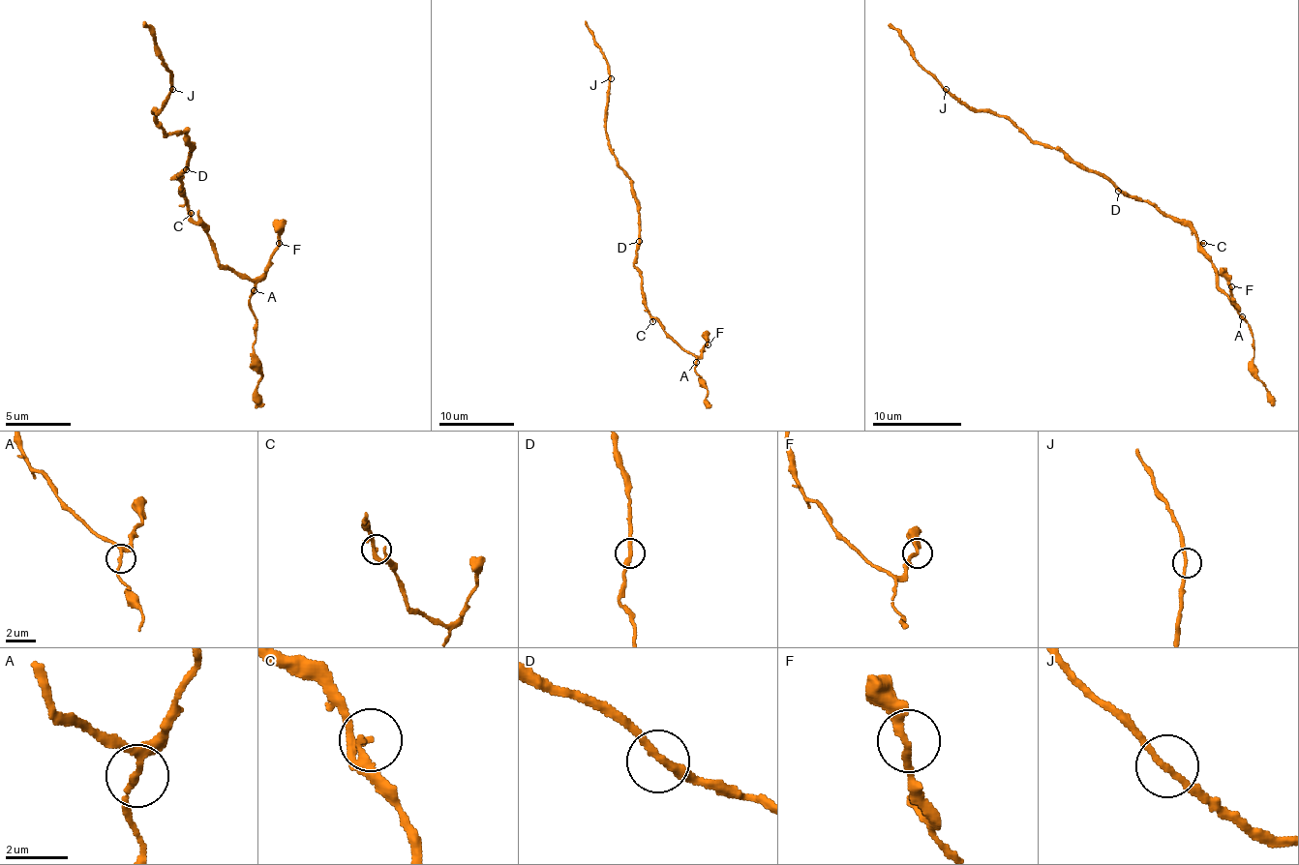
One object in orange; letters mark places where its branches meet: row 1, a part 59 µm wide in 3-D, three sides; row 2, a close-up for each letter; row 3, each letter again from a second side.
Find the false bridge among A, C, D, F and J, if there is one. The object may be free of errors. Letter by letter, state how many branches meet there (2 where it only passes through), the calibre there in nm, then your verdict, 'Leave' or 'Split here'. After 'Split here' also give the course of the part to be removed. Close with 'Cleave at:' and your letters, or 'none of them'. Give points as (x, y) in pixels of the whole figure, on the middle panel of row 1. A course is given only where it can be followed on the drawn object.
A: Branches: 2. Thickness 200 nm. Leave
C: Branches: 2. Thickness 190 nm. Leave
D: Branches: 2. Thickness 260 nm. Leave
F: Branches: 2. Thickness 200 nm. Leave
J: Branches: 2. Thickness 200 nm. Leave
Cleave at: none of them

